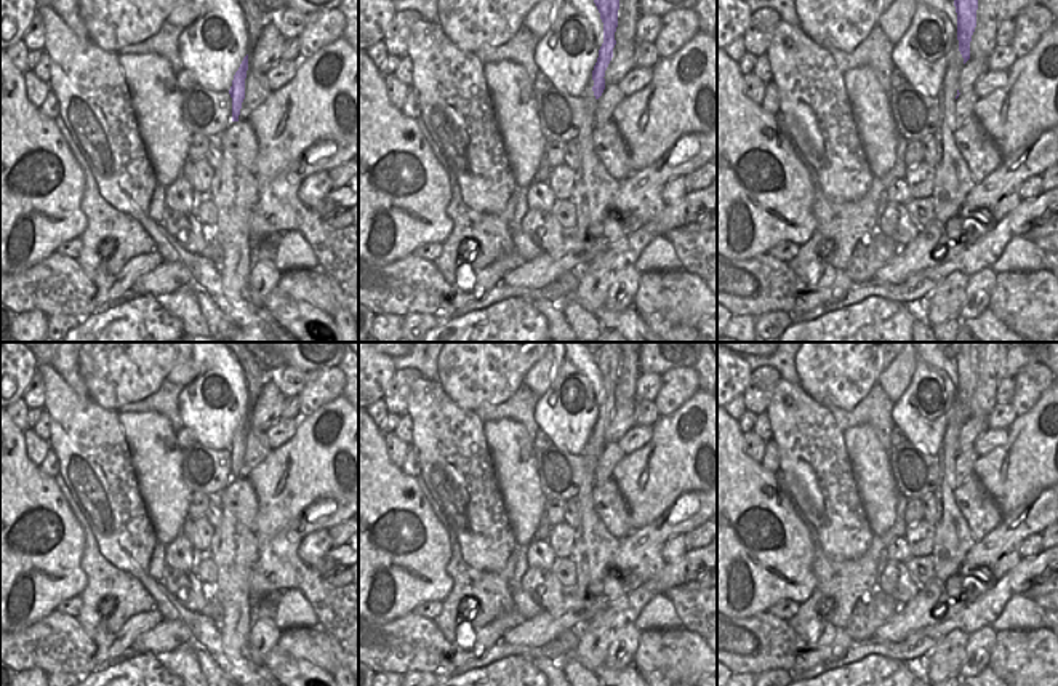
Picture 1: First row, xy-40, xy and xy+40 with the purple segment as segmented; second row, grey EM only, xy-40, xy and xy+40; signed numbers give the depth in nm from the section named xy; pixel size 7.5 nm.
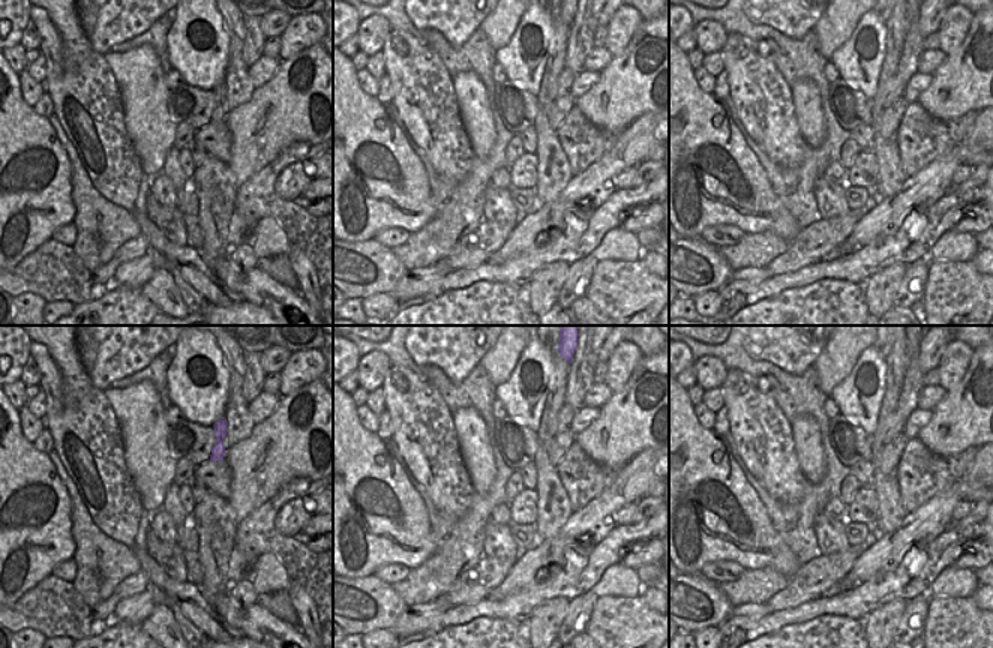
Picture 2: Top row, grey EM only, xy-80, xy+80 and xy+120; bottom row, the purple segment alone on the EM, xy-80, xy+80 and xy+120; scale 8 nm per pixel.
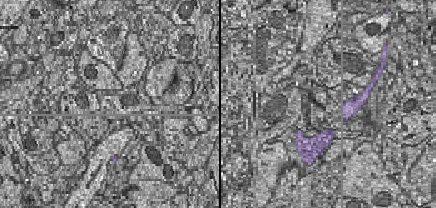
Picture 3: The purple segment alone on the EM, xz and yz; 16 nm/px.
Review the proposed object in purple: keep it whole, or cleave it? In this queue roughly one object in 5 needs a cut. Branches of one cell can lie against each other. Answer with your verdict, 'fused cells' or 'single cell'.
single cell

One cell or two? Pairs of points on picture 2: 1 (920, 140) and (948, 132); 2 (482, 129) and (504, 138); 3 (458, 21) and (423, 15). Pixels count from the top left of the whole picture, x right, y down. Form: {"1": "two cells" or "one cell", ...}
{"1": "one cell", "2": "two cells", "3": "one cell"}

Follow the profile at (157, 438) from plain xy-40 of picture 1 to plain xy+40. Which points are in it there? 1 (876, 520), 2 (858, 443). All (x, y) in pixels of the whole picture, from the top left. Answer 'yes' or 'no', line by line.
1: yes
2: yes

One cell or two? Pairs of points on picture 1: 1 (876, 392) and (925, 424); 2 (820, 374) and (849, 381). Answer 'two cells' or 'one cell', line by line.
1: two cells
2: one cell

